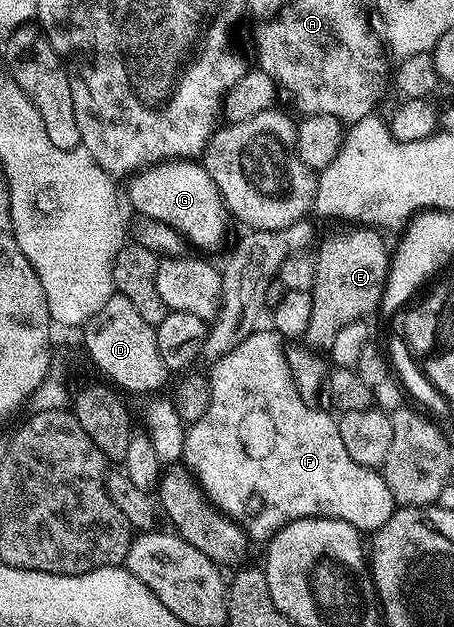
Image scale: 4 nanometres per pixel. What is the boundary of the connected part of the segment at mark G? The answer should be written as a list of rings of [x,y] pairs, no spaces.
[[[165,158],[160,162],[153,162],[142,167],[136,174],[130,175],[129,200],[137,214],[147,218],[155,218],[159,222],[167,222],[175,230],[179,230],[186,241],[192,245],[202,244],[207,248],[211,244],[217,244],[225,236],[226,206],[217,191],[211,174],[207,174],[204,163],[193,158]]]

